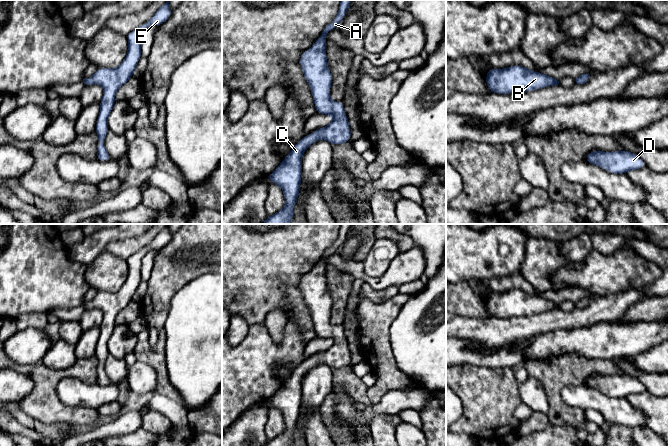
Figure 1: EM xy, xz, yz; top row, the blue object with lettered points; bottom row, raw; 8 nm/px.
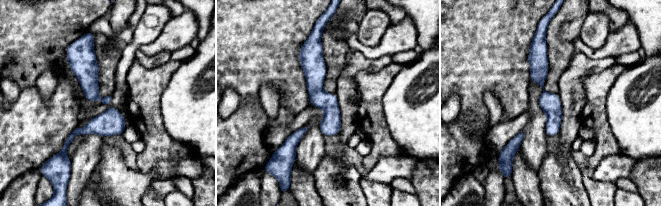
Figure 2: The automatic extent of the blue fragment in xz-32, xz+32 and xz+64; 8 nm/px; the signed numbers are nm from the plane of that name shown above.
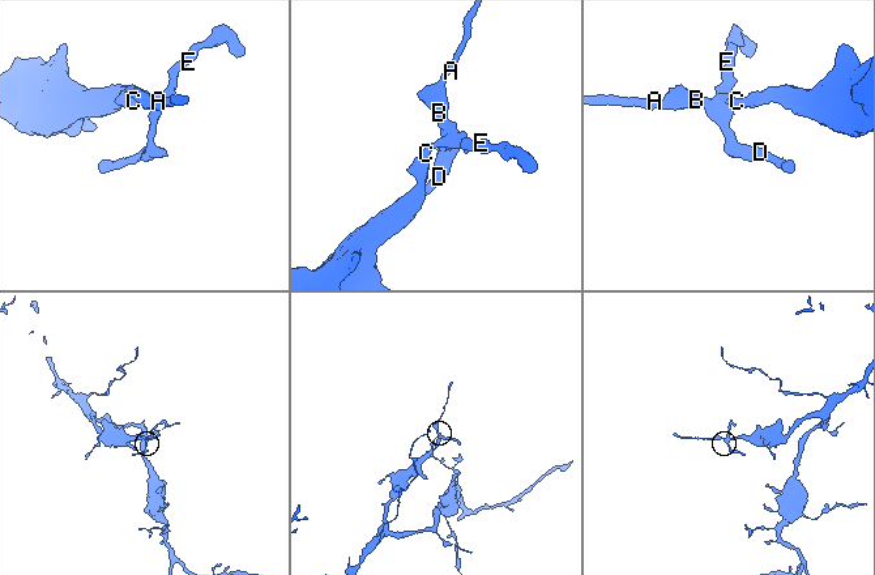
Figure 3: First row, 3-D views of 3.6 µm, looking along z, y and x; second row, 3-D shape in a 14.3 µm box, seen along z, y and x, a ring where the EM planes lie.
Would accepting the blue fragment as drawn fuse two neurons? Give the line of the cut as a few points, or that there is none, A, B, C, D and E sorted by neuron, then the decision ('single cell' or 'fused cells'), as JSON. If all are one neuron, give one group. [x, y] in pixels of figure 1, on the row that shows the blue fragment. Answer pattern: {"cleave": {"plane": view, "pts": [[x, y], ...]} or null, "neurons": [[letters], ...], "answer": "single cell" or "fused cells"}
{"cleave": null, "neurons": [["A", "B", "C", "D", "E"]], "answer": "single cell"}

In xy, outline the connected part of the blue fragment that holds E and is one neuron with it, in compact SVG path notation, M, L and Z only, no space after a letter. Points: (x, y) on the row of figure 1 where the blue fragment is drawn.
M169 0L163 4L153 15L153 17L131 31L127 36L128 51L126 58L116 69L98 68L97 71L89 78L83 79L86 85L99 84L103 87L104 92L100 101L100 113L96 122L94 132L98 135L97 161L110 161L112 158L105 149L104 139L109 132L108 116L111 113L114 103L115 94L118 89L123 86L132 76L136 69L136 65L142 56L141 43L142 35L150 26L160 26L172 14Z

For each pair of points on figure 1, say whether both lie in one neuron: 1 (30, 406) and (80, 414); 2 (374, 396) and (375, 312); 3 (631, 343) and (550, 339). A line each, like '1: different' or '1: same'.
1: same
2: same
3: same

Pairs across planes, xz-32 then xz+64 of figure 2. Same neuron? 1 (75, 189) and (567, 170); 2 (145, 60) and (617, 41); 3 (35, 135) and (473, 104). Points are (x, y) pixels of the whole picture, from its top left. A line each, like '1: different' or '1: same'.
1: different
2: different
3: different

